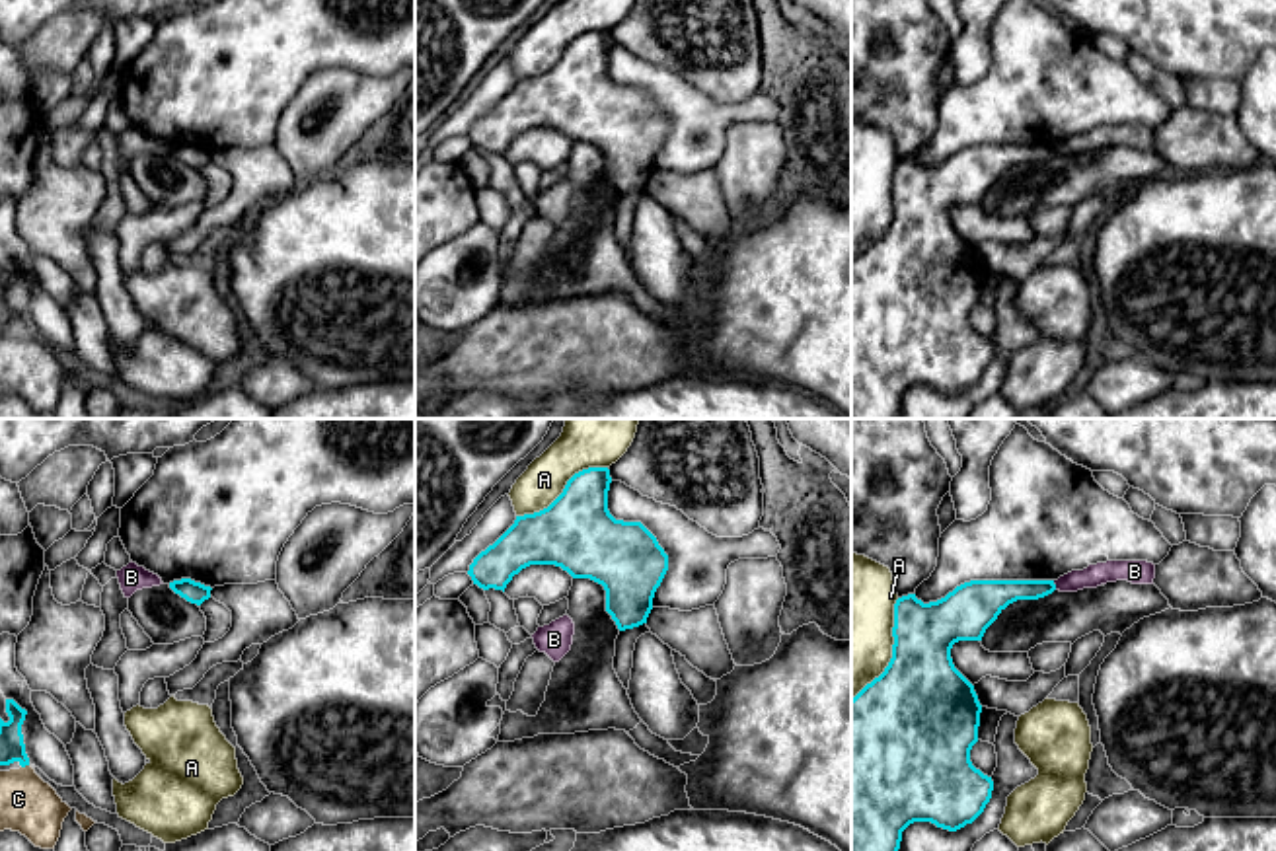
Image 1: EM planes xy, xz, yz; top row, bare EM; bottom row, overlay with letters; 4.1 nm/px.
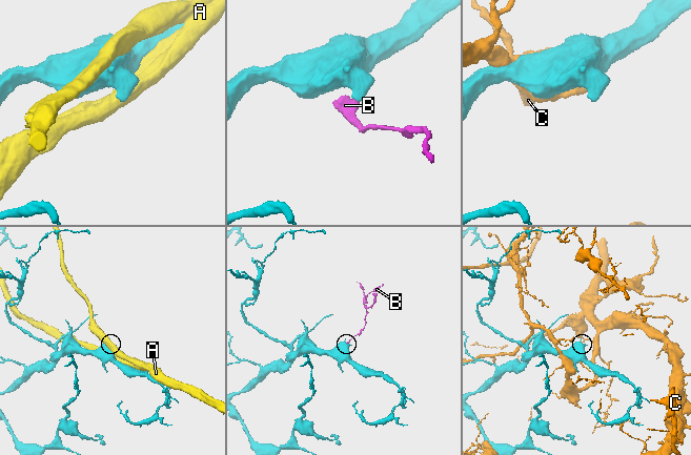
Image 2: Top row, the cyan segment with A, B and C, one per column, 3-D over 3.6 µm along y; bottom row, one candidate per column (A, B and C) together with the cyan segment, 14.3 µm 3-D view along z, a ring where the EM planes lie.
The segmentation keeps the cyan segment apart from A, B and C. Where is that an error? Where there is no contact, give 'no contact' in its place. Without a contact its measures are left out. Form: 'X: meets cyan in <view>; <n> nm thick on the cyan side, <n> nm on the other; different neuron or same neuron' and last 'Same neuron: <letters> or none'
A: meets cyan in yz; 400 nm thick on the cyan side, 360 nm on the other; different neuron
B: meets cyan in yz; 130 nm thick on the cyan side, 90 nm on the other; different neuron
C: meets cyan in xy; 110 nm thick on the cyan side, 240 nm on the other; different neuron
Same neuron: none

